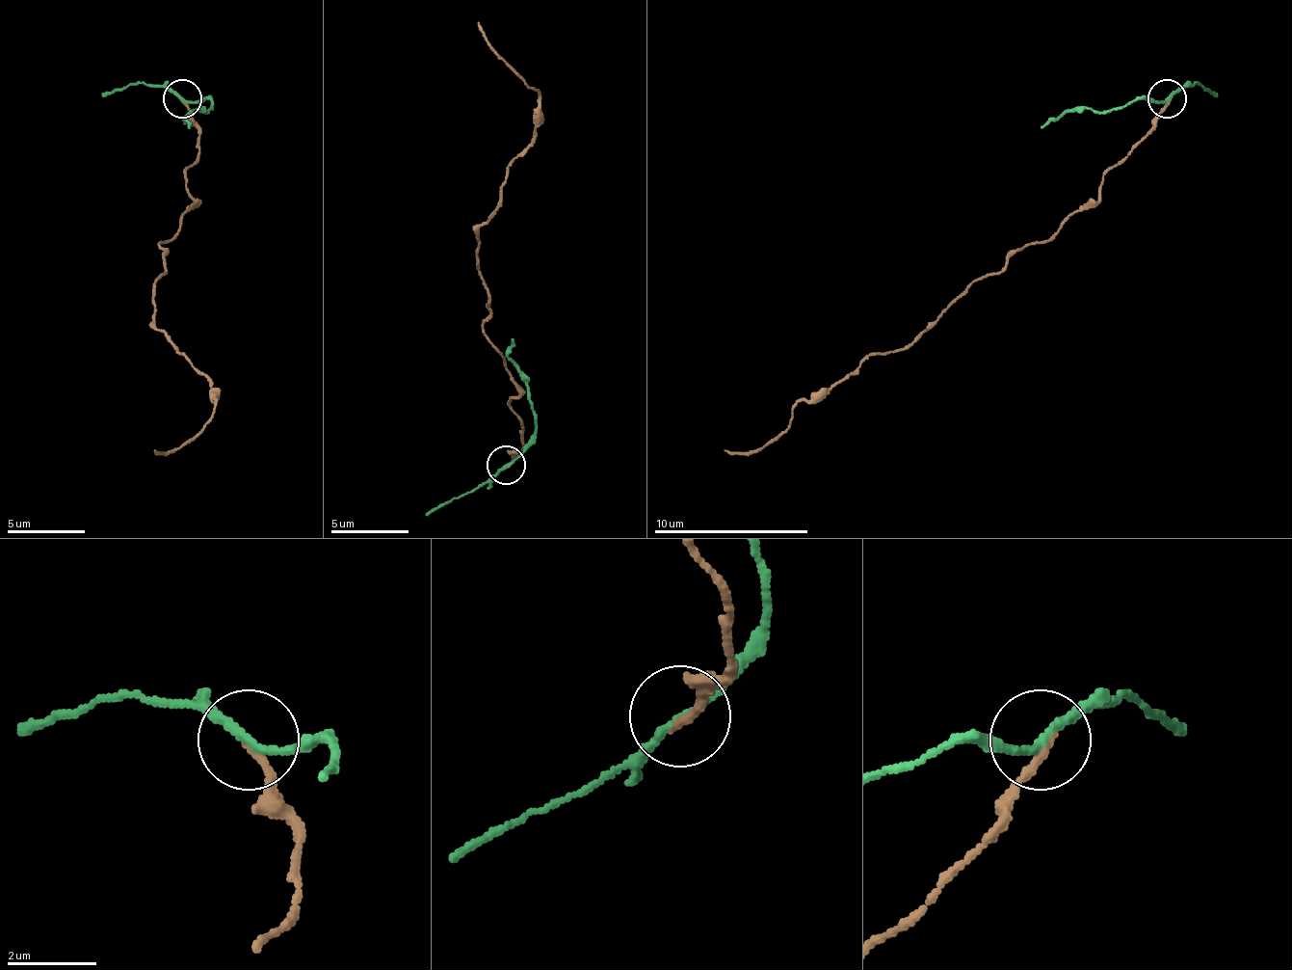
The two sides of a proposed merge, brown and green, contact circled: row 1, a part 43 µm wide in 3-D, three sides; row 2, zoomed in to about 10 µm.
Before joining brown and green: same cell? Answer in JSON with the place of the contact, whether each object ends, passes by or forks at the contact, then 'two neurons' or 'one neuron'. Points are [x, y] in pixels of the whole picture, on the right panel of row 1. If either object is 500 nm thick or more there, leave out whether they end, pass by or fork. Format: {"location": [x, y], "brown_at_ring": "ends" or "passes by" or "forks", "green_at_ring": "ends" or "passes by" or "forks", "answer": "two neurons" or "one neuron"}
{"location": [1167, 98], "brown_at_ring": "ends", "green_at_ring": "passes by", "answer": "two neurons"}

